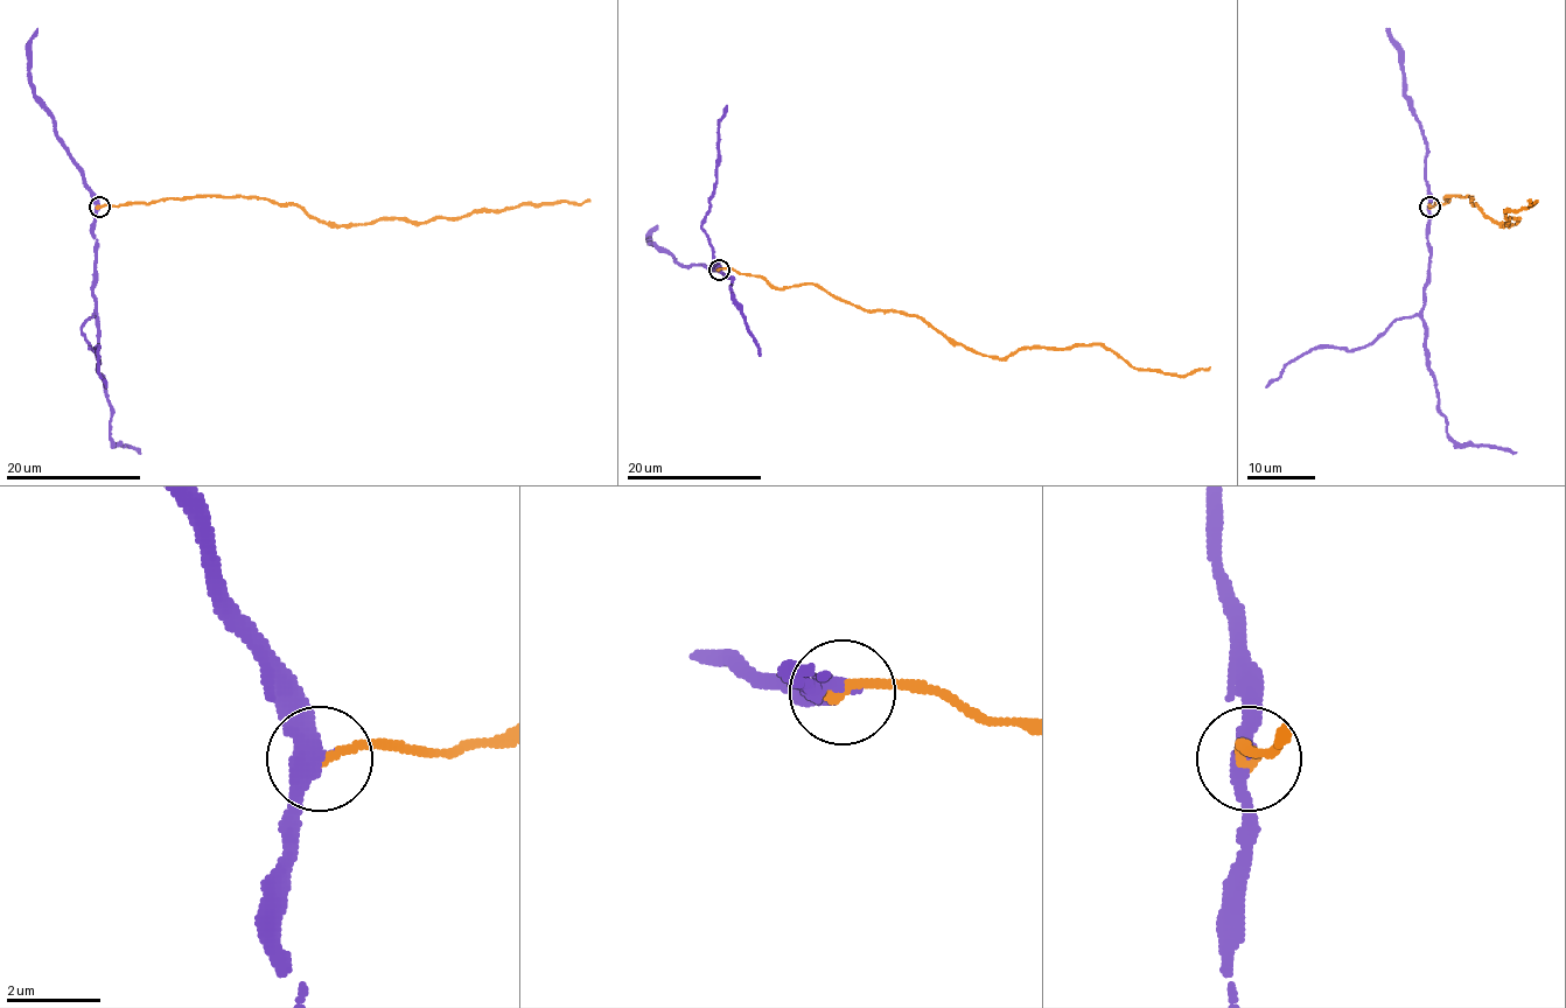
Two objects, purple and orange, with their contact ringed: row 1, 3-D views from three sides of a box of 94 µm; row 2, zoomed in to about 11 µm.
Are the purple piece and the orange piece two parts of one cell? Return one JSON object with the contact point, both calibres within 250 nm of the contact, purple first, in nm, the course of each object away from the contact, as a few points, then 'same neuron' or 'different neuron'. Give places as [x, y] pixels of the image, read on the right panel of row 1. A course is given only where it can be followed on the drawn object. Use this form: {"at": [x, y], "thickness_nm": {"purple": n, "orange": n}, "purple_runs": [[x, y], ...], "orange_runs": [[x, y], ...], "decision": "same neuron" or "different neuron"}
{"at": [1430, 207], "thickness_nm": {"purple": 400, "orange": 320}, "purple_runs": [[1431, 207], [1428, 282], [1424, 291], [1425, 364], [1435, 384], [1447, 433], [1459, 443], [1495, 445], [1517, 452]], "orange_runs": [[1431, 207], [1446, 203], [1444, 196], [1470, 198], [1498, 225], [1515, 225], [1504, 211], [1537, 201], [1526, 200]], "decision": "same neuron"}

